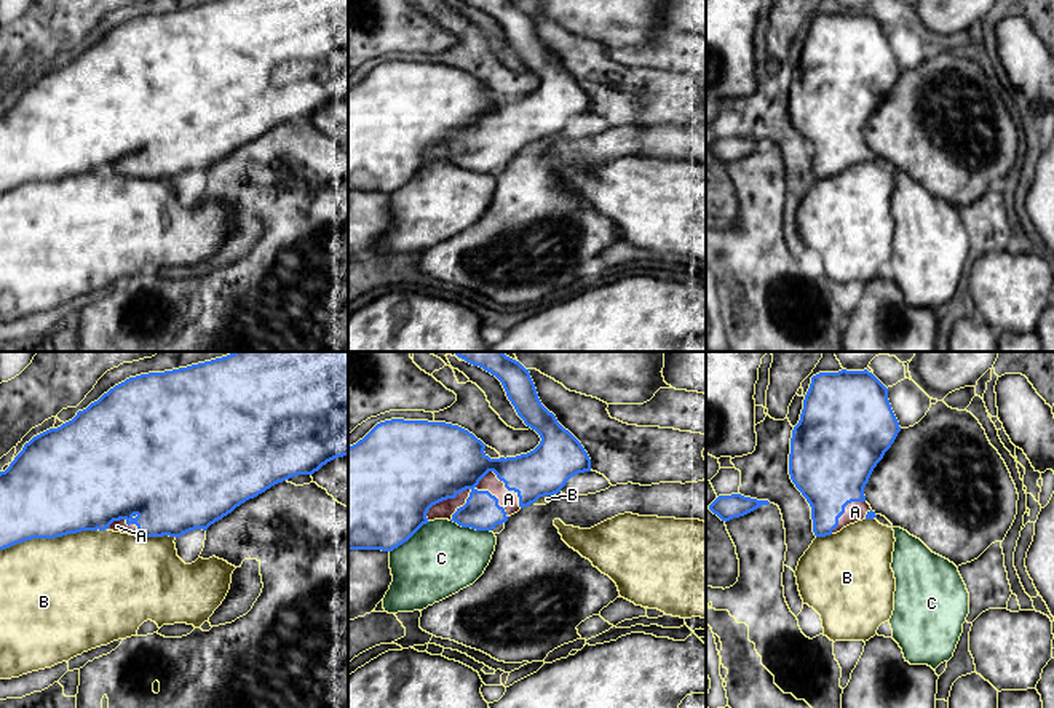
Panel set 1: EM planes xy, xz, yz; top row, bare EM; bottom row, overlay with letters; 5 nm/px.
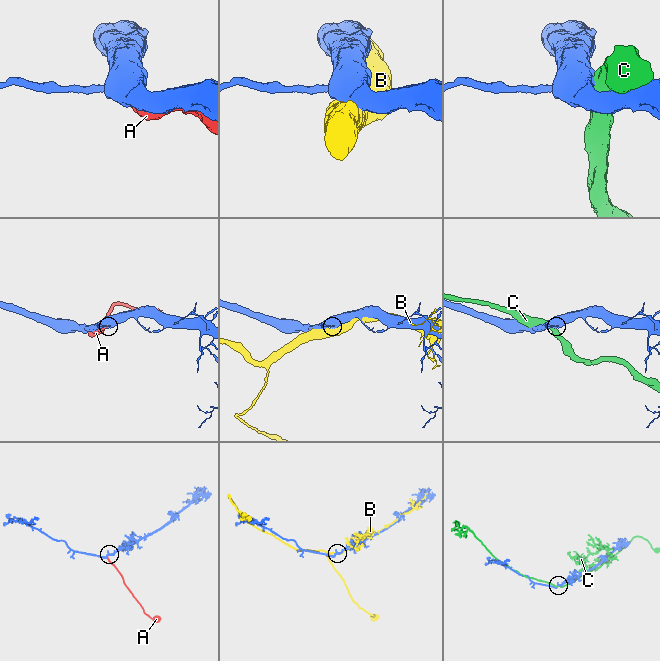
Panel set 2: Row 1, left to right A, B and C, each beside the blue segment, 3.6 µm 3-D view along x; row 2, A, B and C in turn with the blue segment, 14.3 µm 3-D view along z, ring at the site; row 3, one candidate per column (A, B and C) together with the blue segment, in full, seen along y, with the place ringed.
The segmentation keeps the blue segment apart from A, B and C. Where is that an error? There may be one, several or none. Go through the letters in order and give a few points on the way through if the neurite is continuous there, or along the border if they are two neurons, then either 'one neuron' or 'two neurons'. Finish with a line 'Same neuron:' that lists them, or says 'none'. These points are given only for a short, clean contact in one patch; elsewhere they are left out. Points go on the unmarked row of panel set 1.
A: one neuron
B: two neurons
C: two neurons
Same neuron: A

